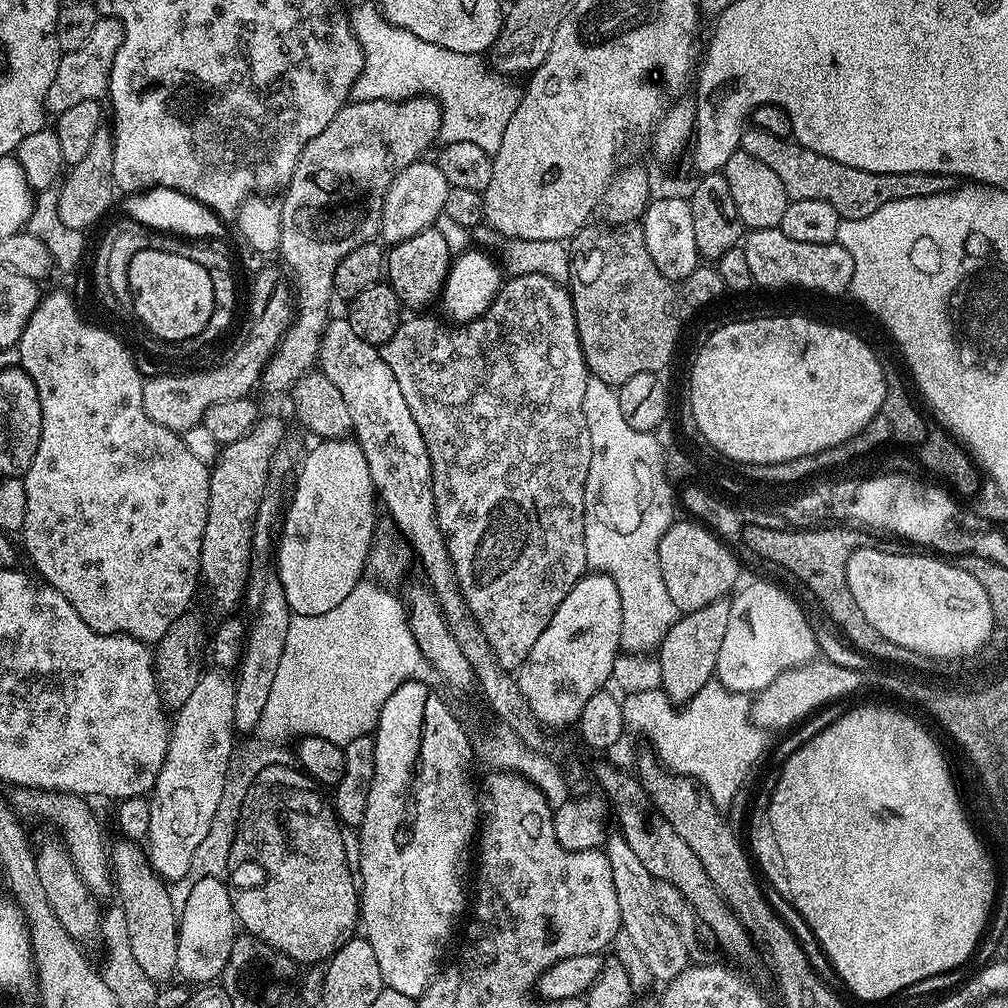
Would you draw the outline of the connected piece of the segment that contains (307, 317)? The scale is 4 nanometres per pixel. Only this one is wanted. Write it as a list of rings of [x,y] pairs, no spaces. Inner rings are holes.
[[[409,96],[407,100],[352,100],[351,102],[344,105],[342,110],[338,110],[338,114],[334,114],[334,122],[330,122],[330,126],[326,126],[326,130],[322,130],[322,134],[318,134],[318,138],[310,138],[310,142],[306,142],[306,150],[302,150],[302,154],[298,158],[298,166],[294,166],[294,174],[290,178],[288,187],[283,189],[282,199],[280,200],[280,225],[282,226],[282,234],[280,235],[280,246],[278,249],[278,256],[284,259],[283,267],[286,269],[288,267],[288,272],[292,275],[291,287],[294,289],[294,315],[292,317],[292,324],[286,330],[286,334],[282,338],[280,345],[276,347],[276,352],[268,359],[268,365],[264,367],[264,374],[262,377],[262,388],[265,388],[268,392],[284,392],[287,393],[291,389],[292,385],[296,383],[297,380],[301,380],[306,373],[313,371],[314,365],[317,363],[320,354],[320,343],[322,342],[322,334],[324,333],[324,327],[328,324],[330,319],[330,313],[328,313],[328,303],[334,300],[334,293],[332,287],[334,286],[334,270],[338,266],[338,262],[342,258],[346,258],[346,254],[350,254],[354,250],[363,248],[365,246],[371,245],[373,243],[372,239],[375,241],[380,234],[380,211],[382,210],[382,202],[384,201],[384,195],[388,189],[388,181],[392,179],[393,175],[402,170],[406,170],[406,166],[410,166],[414,161],[421,159],[425,155],[424,152],[432,144],[432,139],[435,141],[440,135],[440,101],[433,100],[431,96]]]

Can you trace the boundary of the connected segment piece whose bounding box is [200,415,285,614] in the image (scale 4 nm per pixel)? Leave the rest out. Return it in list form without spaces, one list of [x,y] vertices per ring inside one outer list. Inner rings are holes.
[[[261,415],[251,432],[238,442],[223,445],[216,463],[211,465],[208,481],[210,498],[206,514],[206,530],[202,534],[200,579],[206,585],[212,600],[228,614],[241,607],[248,586],[252,562],[252,531],[258,506],[268,485],[270,466],[277,448],[285,441],[284,424],[276,416]]]

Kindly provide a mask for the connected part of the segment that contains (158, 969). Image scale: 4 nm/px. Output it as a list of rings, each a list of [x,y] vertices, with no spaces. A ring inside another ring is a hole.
[[[120,838],[117,841],[110,848],[110,867],[115,891],[120,891],[120,904],[124,907],[122,923],[130,939],[130,950],[147,977],[157,984],[169,983],[177,973],[177,901],[176,904],[172,901],[169,885],[148,865],[145,849],[135,840]]]

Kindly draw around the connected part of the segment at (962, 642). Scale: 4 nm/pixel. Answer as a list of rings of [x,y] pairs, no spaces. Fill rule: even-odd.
[[[869,546],[854,550],[846,562],[846,584],[850,586],[848,596],[858,610],[866,616],[866,622],[874,626],[882,634],[882,638],[896,640],[904,652],[918,648],[923,652],[937,652],[937,654],[955,654],[968,652],[978,644],[986,642],[990,625],[994,623],[990,598],[986,590],[973,574],[948,560],[935,560],[932,556],[913,554],[895,556],[886,554],[883,547]]]

